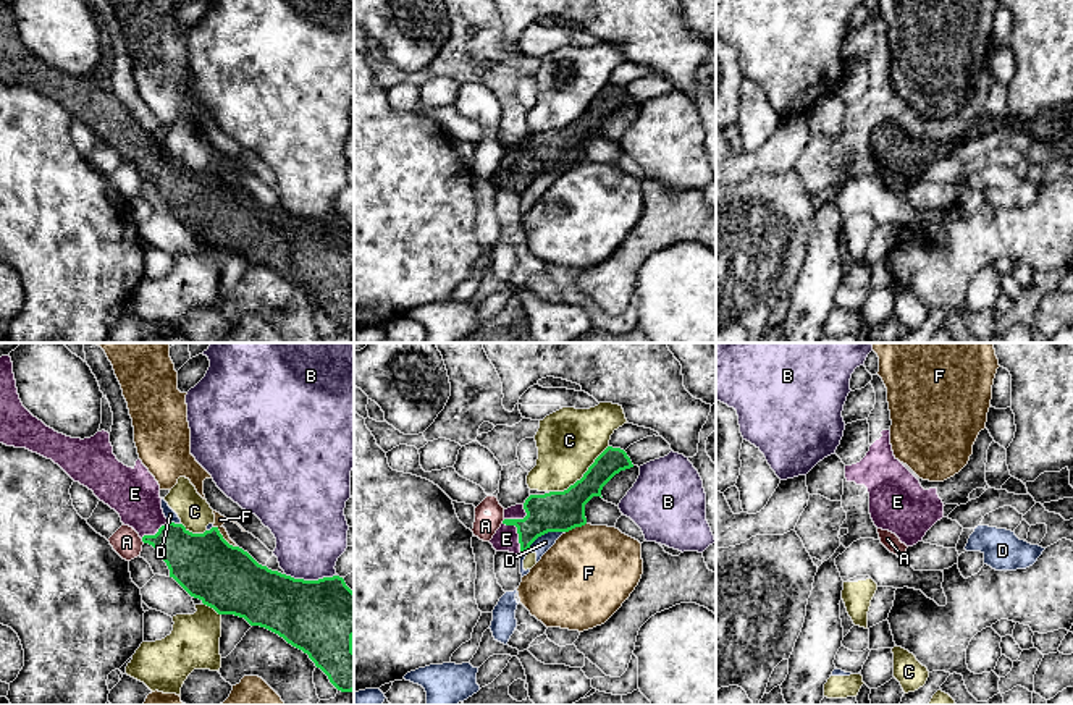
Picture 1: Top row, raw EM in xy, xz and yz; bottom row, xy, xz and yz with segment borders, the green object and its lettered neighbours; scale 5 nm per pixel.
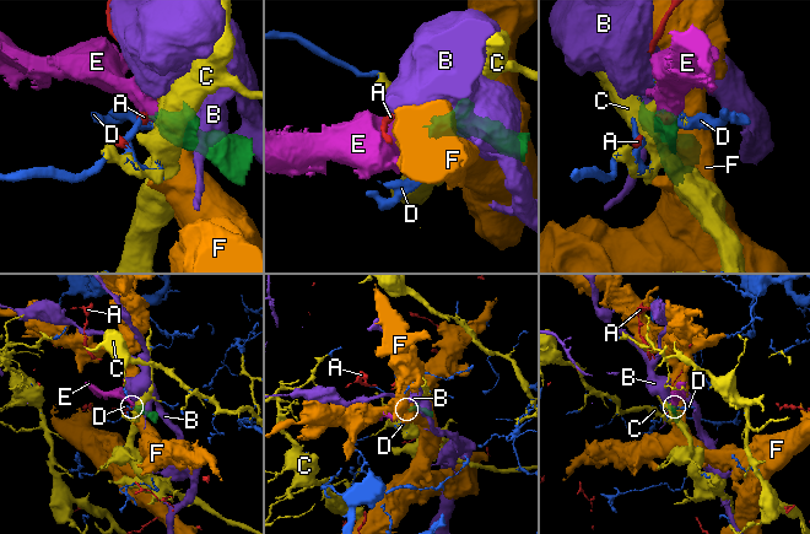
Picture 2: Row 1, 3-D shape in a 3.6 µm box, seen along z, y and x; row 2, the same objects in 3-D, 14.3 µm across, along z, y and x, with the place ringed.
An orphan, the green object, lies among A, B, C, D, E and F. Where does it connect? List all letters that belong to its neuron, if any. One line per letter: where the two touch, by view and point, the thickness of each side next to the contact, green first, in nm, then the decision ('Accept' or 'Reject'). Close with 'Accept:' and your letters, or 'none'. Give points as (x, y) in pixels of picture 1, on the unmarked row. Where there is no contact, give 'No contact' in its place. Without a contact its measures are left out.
A: Touches green at xy (143, 178). Thickness 240 nm (green) against 140 nm. Reject
B: Touches green at xy (311, 219). Thickness 360 nm (green) against 360 nm. Reject
C: Touches green at xz (582, 115). Thickness 200 nm (green) against 320 nm. Reject
D: Touches green at xz (542, 172). Thickness 200 nm (green) against 80 nm. Reject
E: Touches green at xz (517, 170). Thickness 200 nm (green) against 130 nm. Accept
F: Touches green at xy (223, 177). Thickness 320 nm (green) against 50 nm. Reject
Accept: E

